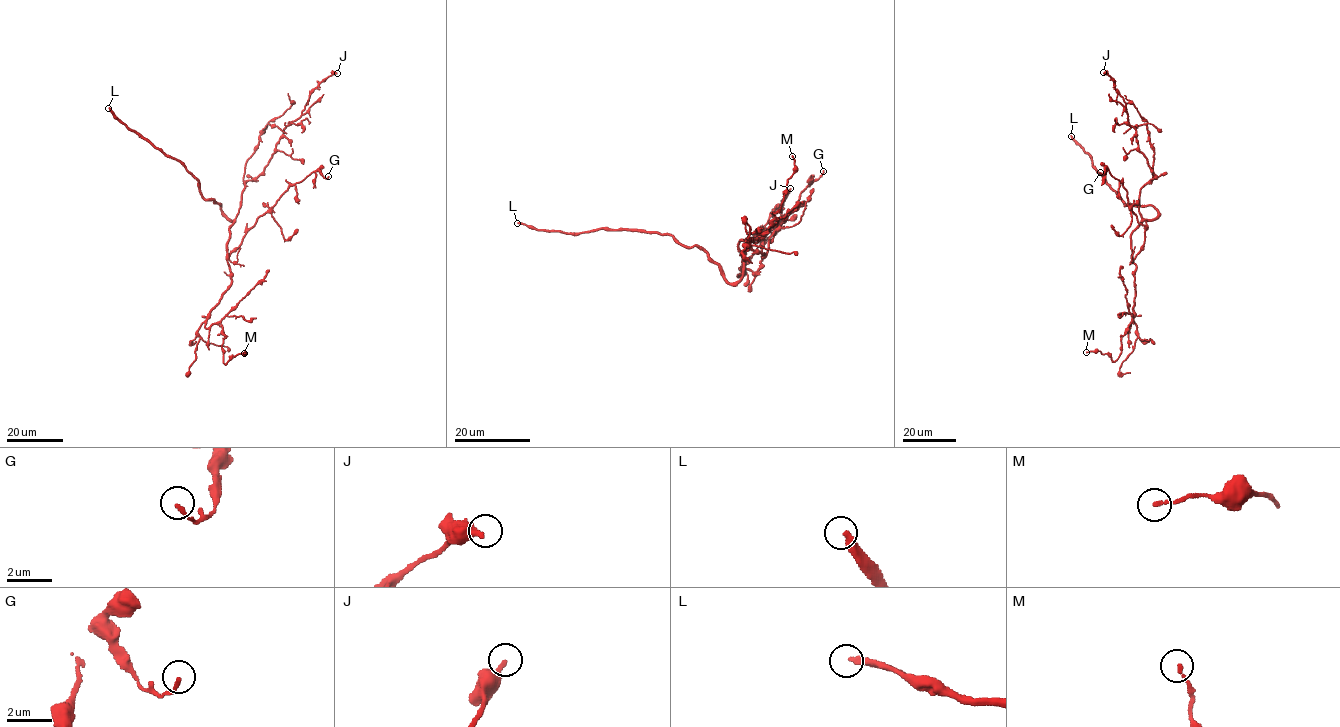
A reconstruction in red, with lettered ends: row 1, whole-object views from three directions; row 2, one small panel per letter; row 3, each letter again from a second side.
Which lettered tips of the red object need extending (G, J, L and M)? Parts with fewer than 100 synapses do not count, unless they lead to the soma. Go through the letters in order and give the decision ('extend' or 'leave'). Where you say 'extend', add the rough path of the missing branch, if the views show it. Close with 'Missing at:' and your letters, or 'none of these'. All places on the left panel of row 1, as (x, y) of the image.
G: leave
J: leave
L: extend
M: leave
Missing at: L

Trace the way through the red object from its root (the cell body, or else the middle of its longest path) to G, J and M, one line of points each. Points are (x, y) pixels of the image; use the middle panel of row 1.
G: (740, 249), (740, 240), (747, 240), (752, 249), (765, 254), (769, 237), (823, 171)
J: (740, 249), (744, 268), (755, 273), (762, 259), (762, 236), (774, 228), (772, 214), (790, 188)
M: (740, 249), (741, 240), (764, 238), (749, 235), (765, 233), (773, 213), (780, 211), (794, 172), (792, 156)

